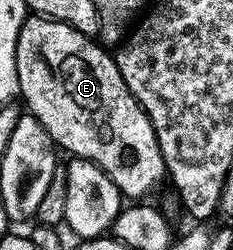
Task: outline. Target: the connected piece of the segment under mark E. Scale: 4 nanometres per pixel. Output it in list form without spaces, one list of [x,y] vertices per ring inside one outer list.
[[[29,16],[23,22],[19,35],[17,36],[17,76],[19,77],[19,94],[21,98],[27,101],[26,109],[36,118],[45,128],[45,132],[49,132],[52,142],[60,151],[68,150],[68,155],[84,158],[93,164],[97,164],[109,176],[109,180],[113,180],[113,184],[117,184],[119,193],[127,200],[143,200],[147,193],[158,184],[164,181],[165,167],[163,165],[163,157],[161,156],[161,148],[157,144],[157,136],[153,124],[149,120],[149,116],[141,108],[141,104],[129,92],[129,88],[125,84],[125,80],[121,76],[118,64],[115,63],[114,57],[94,37],[77,32],[77,28],[69,28],[69,24],[58,22],[52,18],[40,18],[38,16]]]

